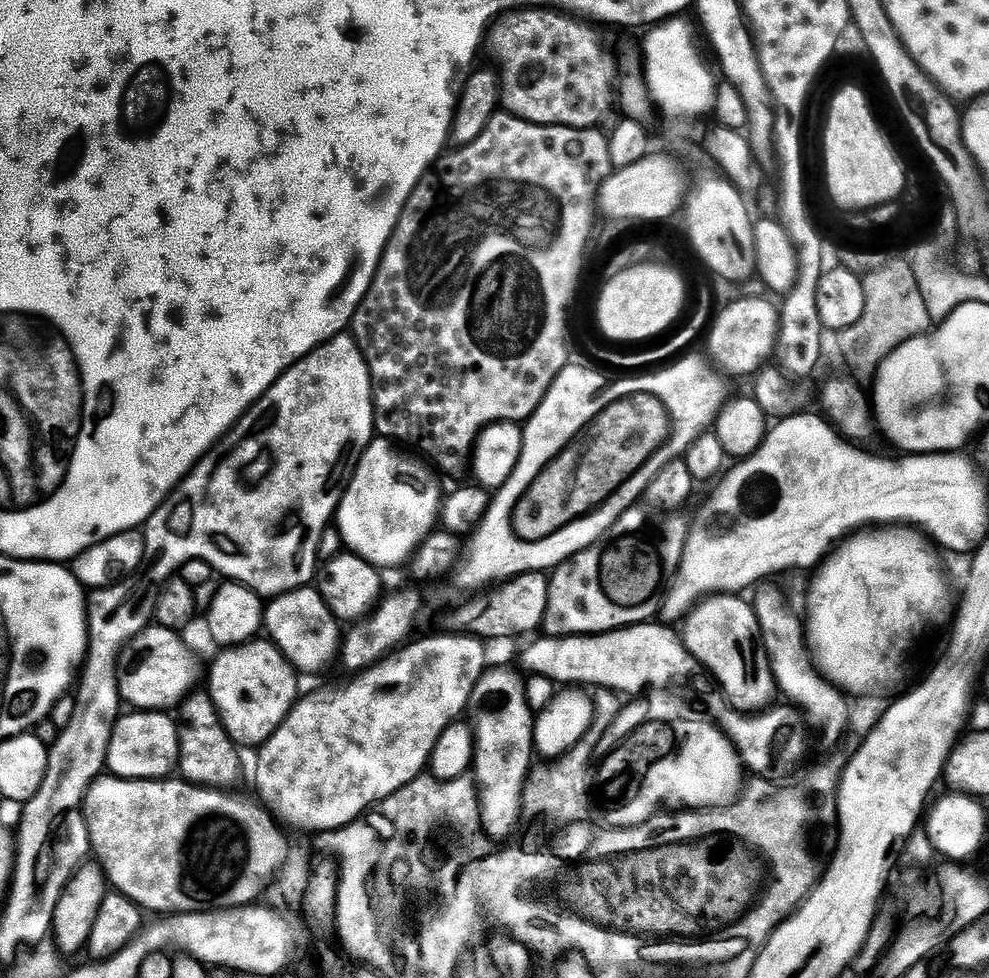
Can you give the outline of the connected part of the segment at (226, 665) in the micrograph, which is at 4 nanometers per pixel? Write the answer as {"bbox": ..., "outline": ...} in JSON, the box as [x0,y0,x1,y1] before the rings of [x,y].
{"bbox":[206,638,298,749],"outline":[[[253,638],[246,644],[221,651],[212,664],[206,685],[230,738],[245,749],[263,746],[280,729],[280,723],[298,699],[297,669],[288,663],[271,639],[260,639]]]}

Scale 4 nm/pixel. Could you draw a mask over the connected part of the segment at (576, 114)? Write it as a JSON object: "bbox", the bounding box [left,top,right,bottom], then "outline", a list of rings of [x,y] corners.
{"bbox":[486,6,614,128],"outline":[[[529,6],[519,10],[505,12],[502,16],[497,16],[494,23],[489,27],[486,33],[486,52],[496,59],[495,67],[498,69],[500,77],[500,102],[503,111],[509,112],[511,116],[522,118],[526,122],[535,124],[561,124],[571,128],[595,128],[603,125],[603,120],[607,118],[608,111],[614,108],[614,60],[608,57],[608,52],[604,49],[599,38],[596,37],[597,29],[591,23],[581,22],[568,14],[561,14],[556,10],[547,10],[543,12],[540,8]]]}

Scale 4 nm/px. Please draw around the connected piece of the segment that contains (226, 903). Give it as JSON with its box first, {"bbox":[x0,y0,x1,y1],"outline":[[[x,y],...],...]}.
{"bbox":[180,812,250,912],"outline":[[[210,812],[202,818],[198,818],[186,832],[182,846],[180,846],[180,888],[184,892],[186,898],[190,898],[196,904],[196,912],[215,912],[218,908],[230,908],[230,900],[226,900],[230,896],[230,892],[234,892],[238,888],[238,884],[242,882],[248,864],[250,864],[250,836],[246,832],[246,828],[230,818],[228,814],[222,812]]]}

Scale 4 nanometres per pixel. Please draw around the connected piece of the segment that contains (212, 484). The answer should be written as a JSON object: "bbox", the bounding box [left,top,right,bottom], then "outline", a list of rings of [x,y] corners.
{"bbox":[143,334,376,598],"outline":[[[341,334],[315,348],[309,356],[302,357],[297,364],[287,368],[277,378],[271,390],[249,408],[247,414],[239,420],[221,443],[206,453],[203,460],[181,480],[179,488],[161,504],[158,511],[148,519],[147,524],[143,525],[144,558],[149,578],[167,582],[179,573],[181,566],[186,562],[205,560],[219,575],[221,572],[229,581],[245,584],[262,598],[275,598],[293,592],[296,588],[309,587],[318,576],[316,559],[320,556],[320,543],[324,540],[324,531],[327,530],[328,524],[330,528],[333,523],[336,509],[339,508],[340,499],[348,489],[348,482],[352,479],[360,455],[367,450],[374,439],[375,423],[376,413],[372,407],[372,375],[362,350],[356,344],[355,336]]]}

